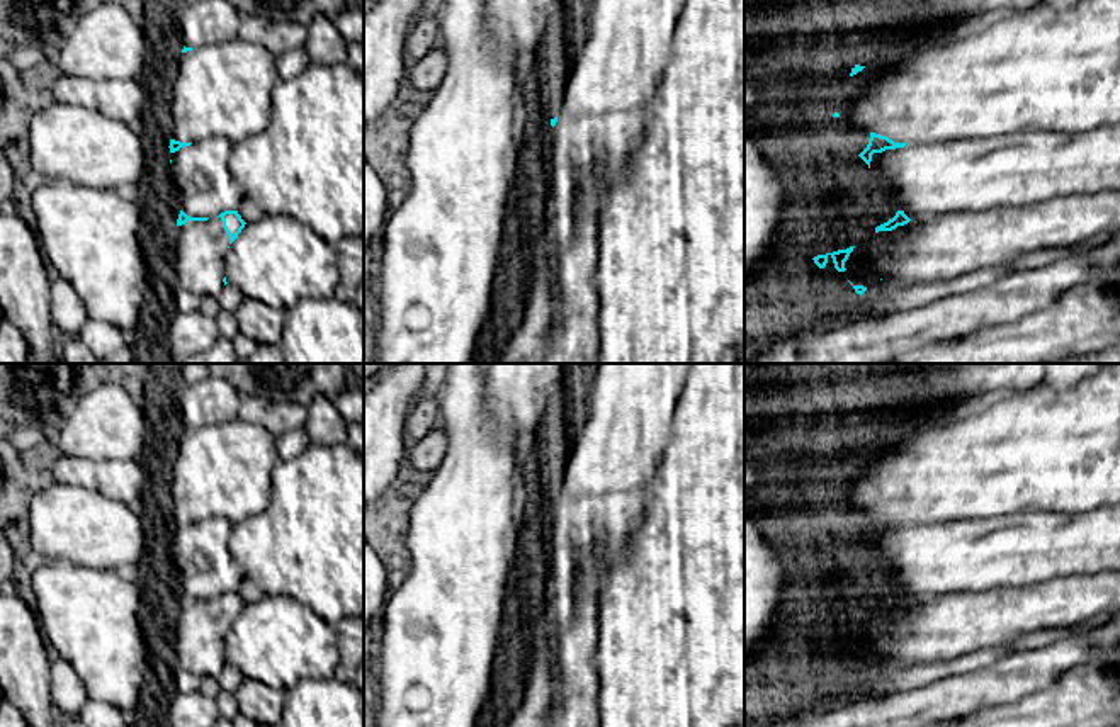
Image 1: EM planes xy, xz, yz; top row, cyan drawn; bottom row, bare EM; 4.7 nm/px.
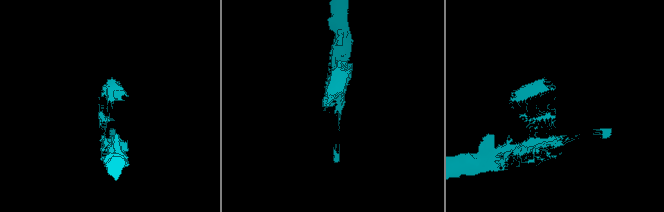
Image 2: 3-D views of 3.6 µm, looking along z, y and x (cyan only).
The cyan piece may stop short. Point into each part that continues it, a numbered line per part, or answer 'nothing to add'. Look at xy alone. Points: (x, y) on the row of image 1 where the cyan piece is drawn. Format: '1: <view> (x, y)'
1: xy (199, 250)

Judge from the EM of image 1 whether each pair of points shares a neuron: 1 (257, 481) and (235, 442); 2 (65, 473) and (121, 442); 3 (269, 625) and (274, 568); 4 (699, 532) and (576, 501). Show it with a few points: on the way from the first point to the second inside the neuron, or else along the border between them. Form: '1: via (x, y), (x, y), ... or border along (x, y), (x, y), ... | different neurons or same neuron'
1: via (247, 471), (235, 459), (235, 452) | same neuron
2: border along (55, 452), (119, 461) | different neurons
3: border along (264, 595), (288, 595), (310, 607) | different neurons
4: border along (651, 479), (651, 500), (622, 554) | different neurons

